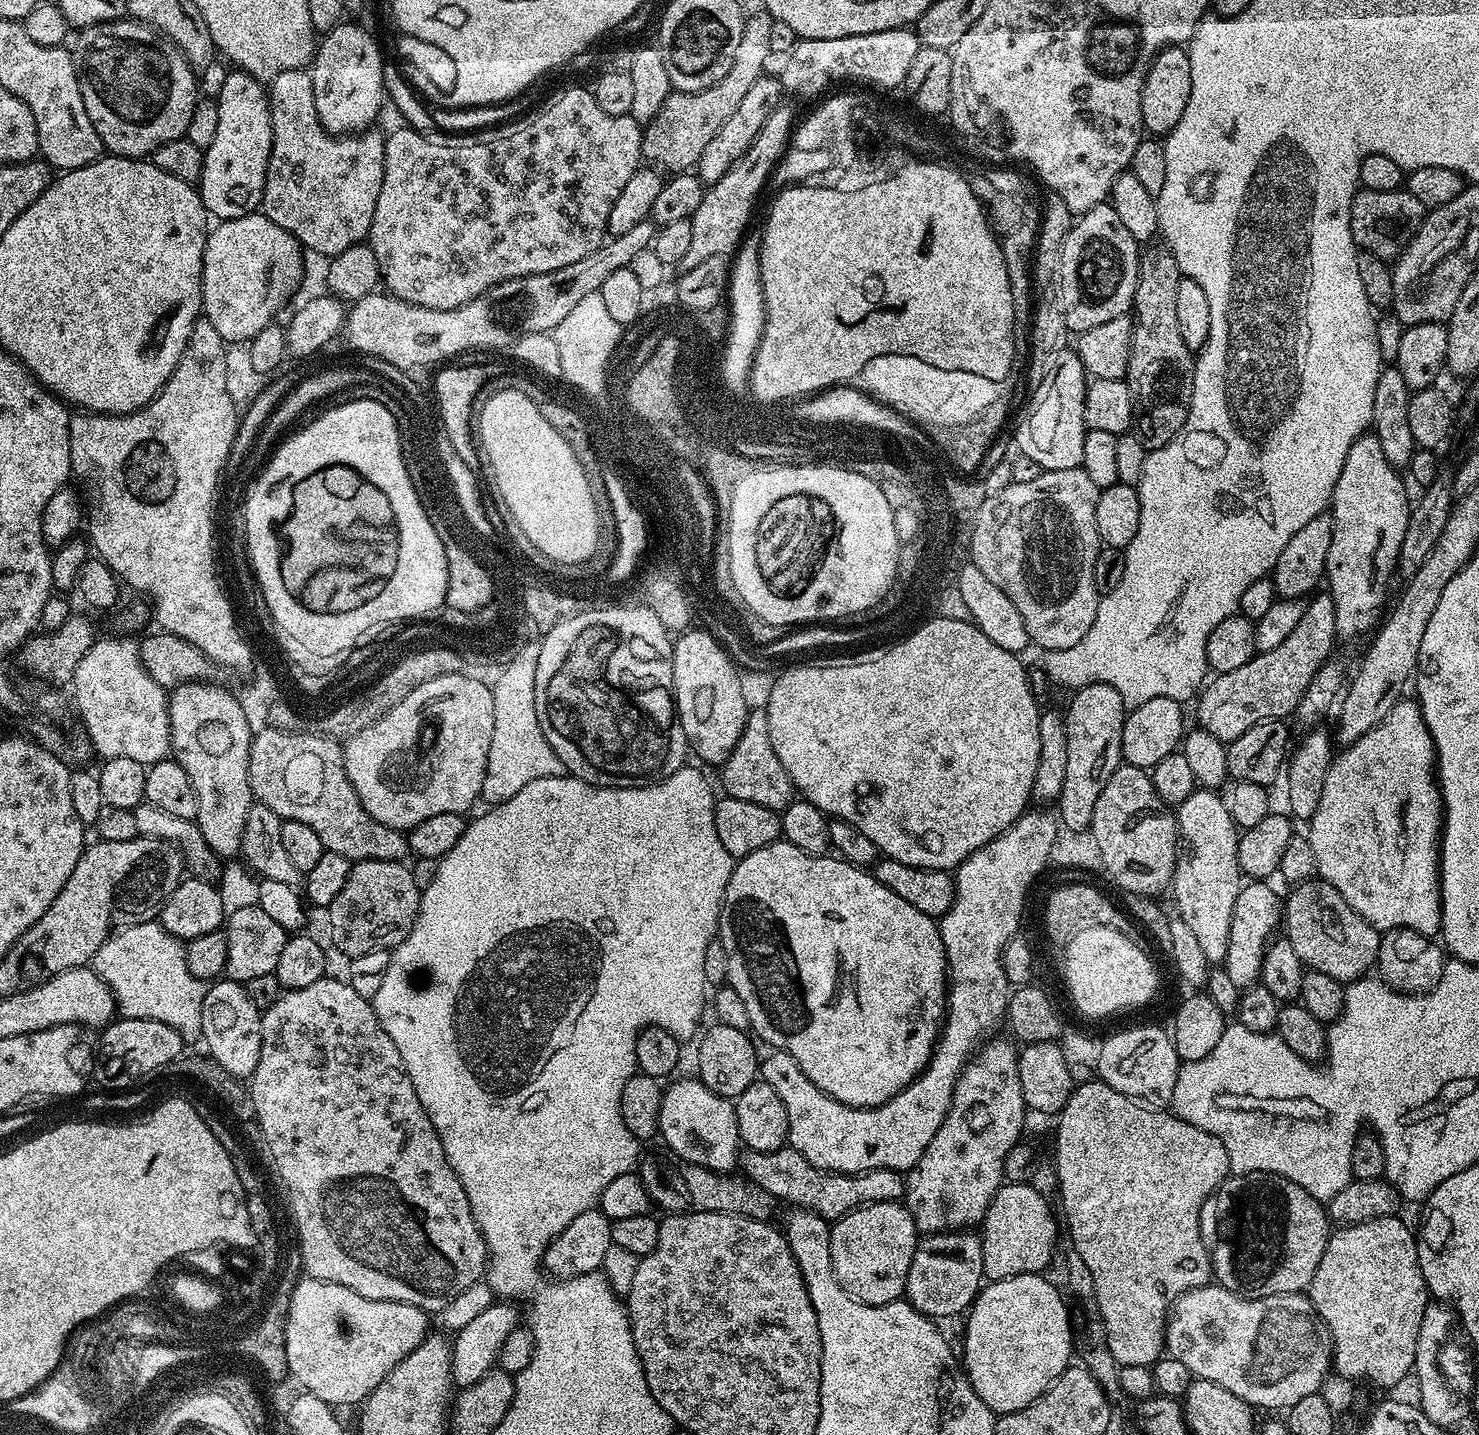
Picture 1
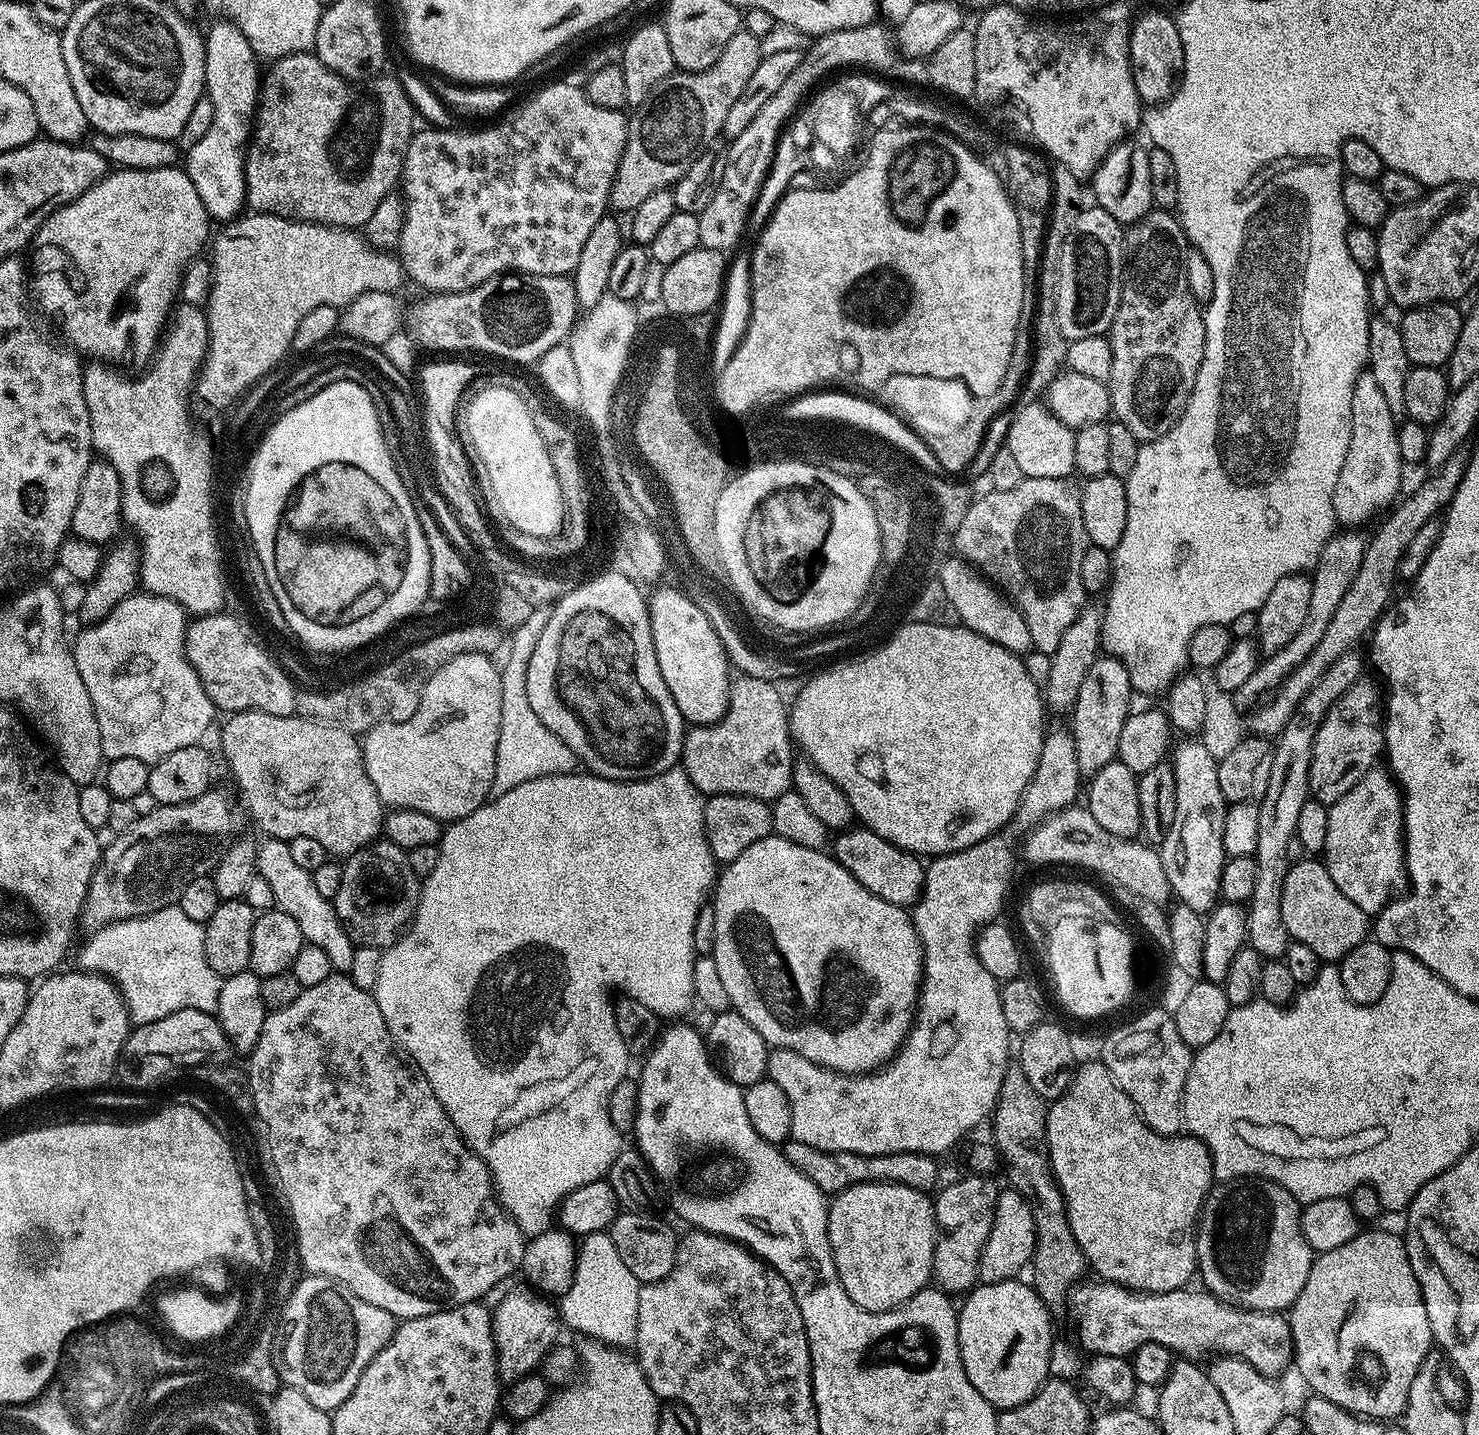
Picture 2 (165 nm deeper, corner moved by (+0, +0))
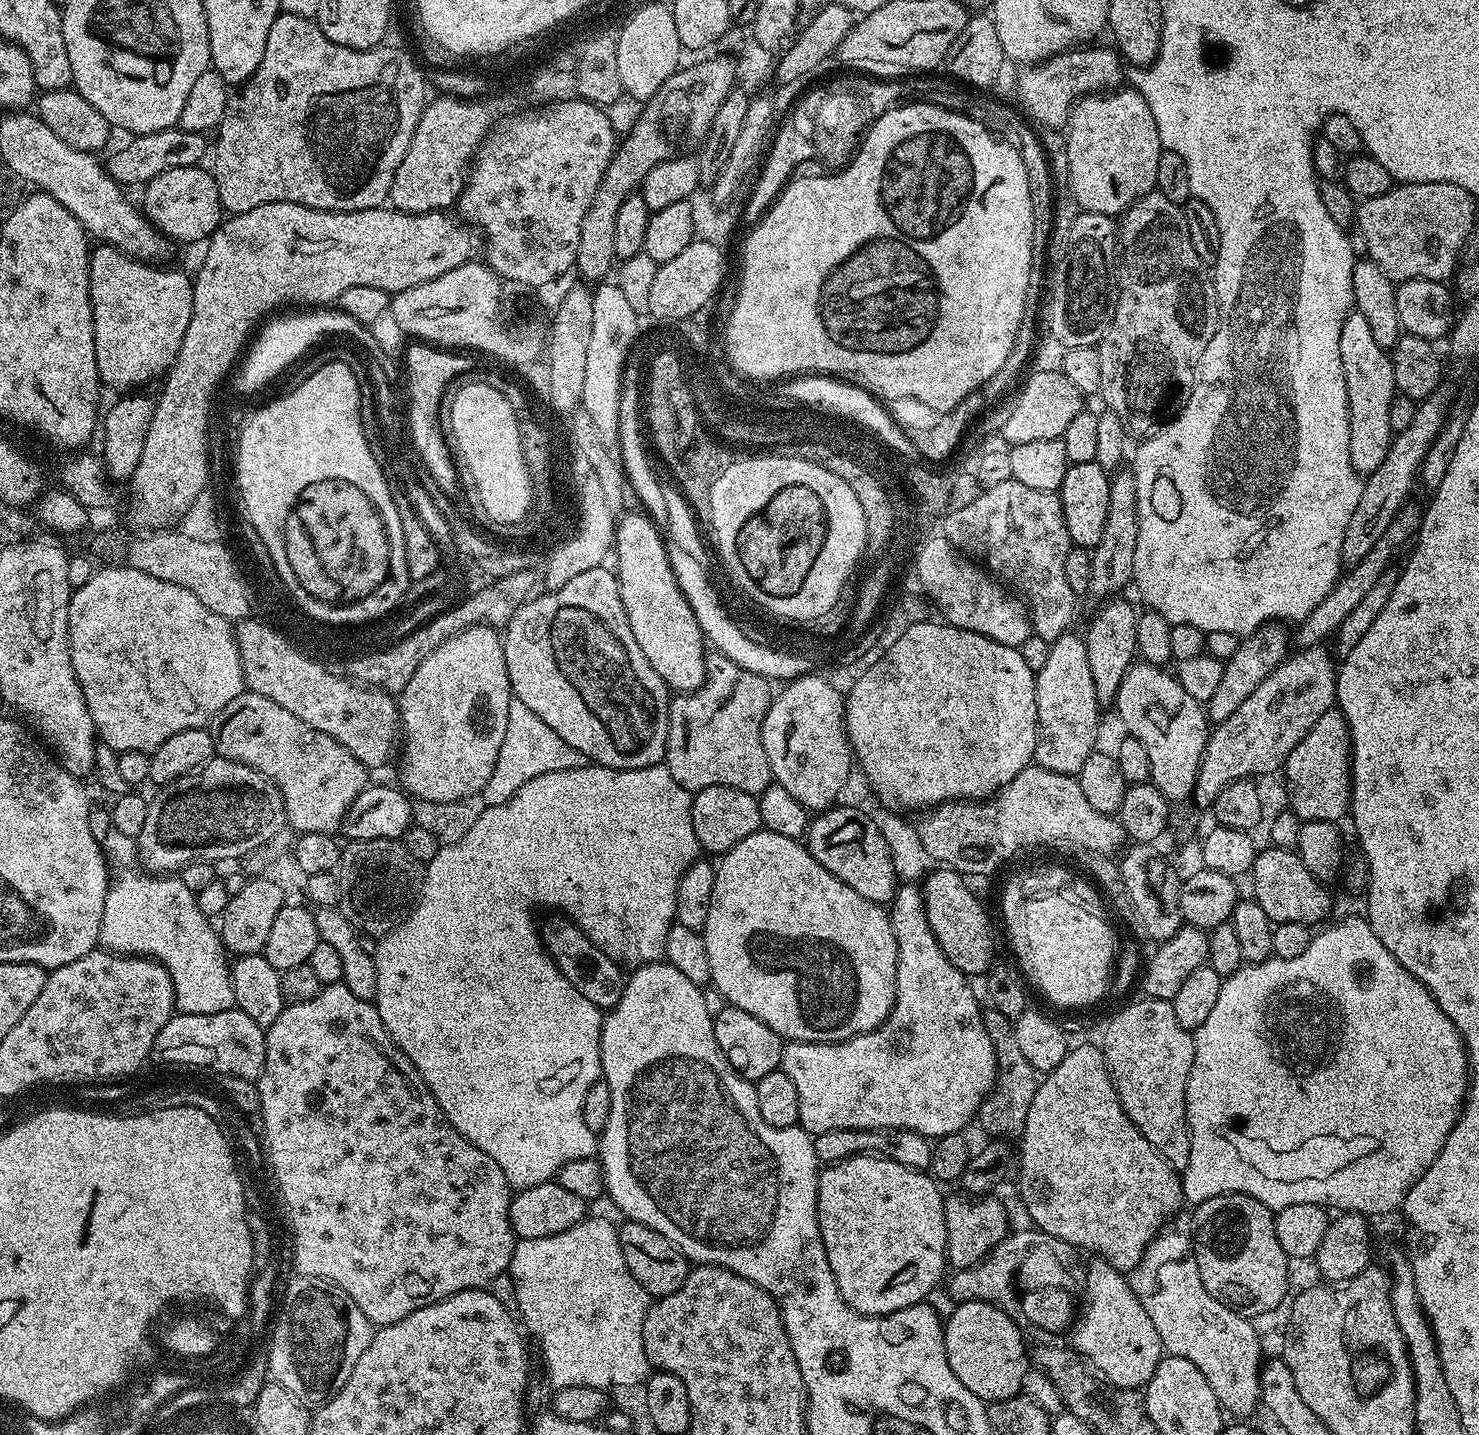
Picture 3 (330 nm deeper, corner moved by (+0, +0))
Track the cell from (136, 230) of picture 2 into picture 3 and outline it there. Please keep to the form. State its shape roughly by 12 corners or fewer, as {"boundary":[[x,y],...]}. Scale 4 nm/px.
{"boundary":[[204,166],[166,170],[143,211],[173,241],[207,241],[222,222]]}

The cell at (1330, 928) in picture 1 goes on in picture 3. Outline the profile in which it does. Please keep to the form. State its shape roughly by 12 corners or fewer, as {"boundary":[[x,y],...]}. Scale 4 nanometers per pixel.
{"boundary":[[1261,847],[1251,895],[1273,925],[1329,919],[1299,852]]}

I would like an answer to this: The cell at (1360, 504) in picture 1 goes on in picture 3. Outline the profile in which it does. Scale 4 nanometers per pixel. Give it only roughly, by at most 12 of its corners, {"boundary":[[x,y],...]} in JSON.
{"boundary":[[1355,310],[1342,322],[1350,462],[1367,474],[1392,445],[1391,355]]}

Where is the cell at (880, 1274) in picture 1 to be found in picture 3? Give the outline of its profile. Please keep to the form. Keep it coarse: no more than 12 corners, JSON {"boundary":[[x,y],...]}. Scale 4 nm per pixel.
{"boundary":[[887,1156],[821,1167],[816,1217],[864,1316],[945,1279],[945,1193]]}

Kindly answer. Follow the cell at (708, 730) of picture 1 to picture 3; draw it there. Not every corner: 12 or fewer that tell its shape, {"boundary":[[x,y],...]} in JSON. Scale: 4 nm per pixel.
{"boundary":[[621,515],[614,571],[630,630],[673,693],[701,688],[704,632],[661,529]]}

